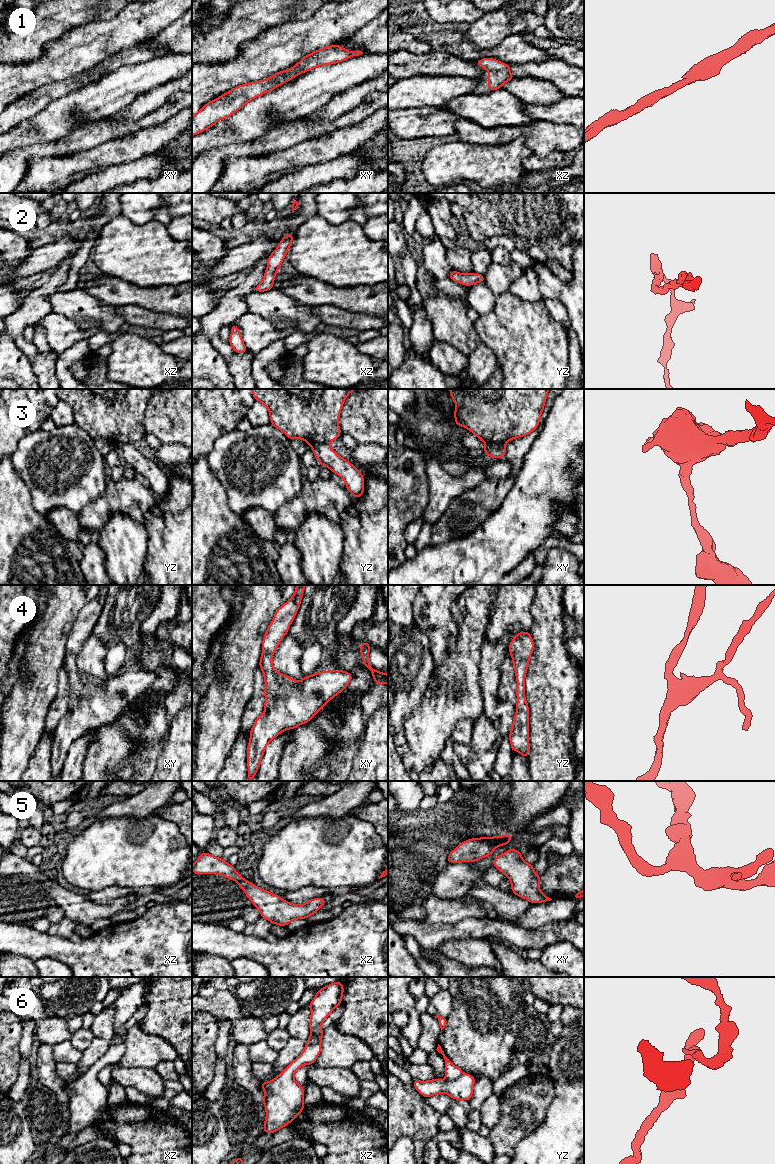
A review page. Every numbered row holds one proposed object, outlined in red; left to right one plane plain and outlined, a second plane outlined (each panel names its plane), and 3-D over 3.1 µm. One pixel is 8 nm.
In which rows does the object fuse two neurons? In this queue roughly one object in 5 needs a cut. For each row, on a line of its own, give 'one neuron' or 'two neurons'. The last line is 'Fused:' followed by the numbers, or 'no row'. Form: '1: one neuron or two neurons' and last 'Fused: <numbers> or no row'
1: one neuron
2: one neuron
3: two neurons
4: one neuron
5: one neuron
6: two neurons
Fused: 3, 6

